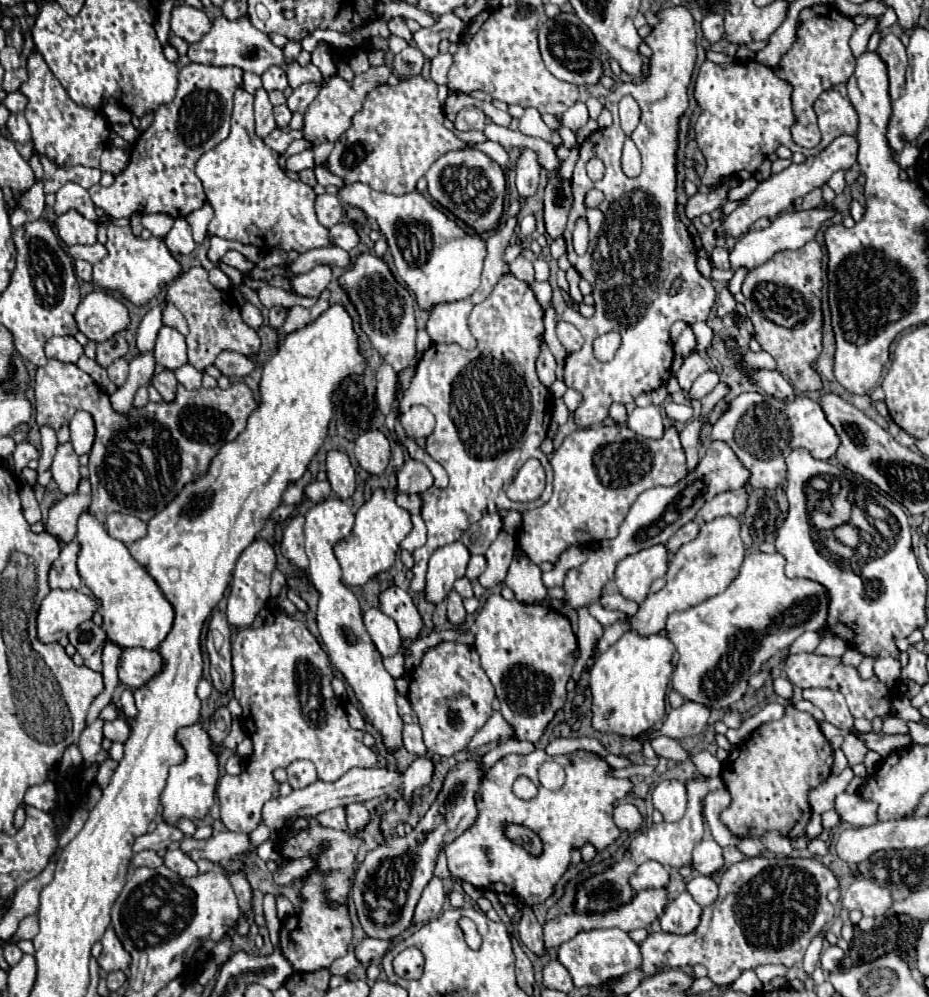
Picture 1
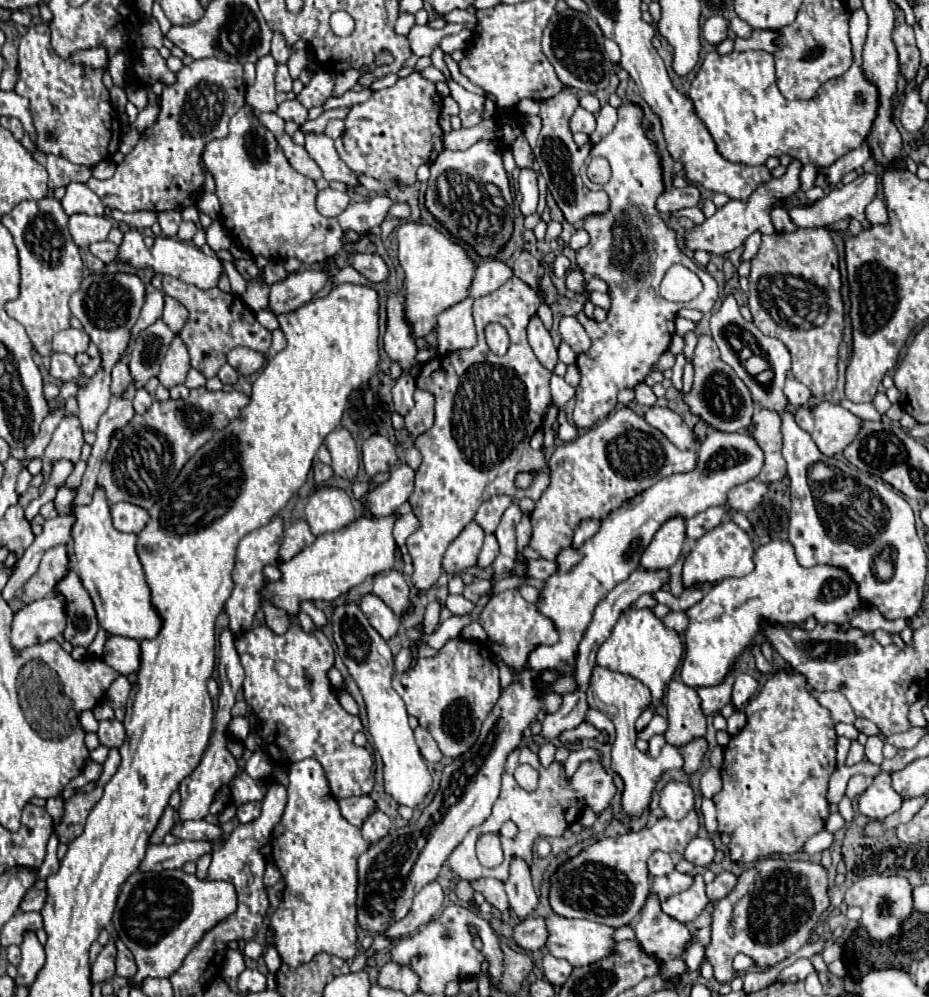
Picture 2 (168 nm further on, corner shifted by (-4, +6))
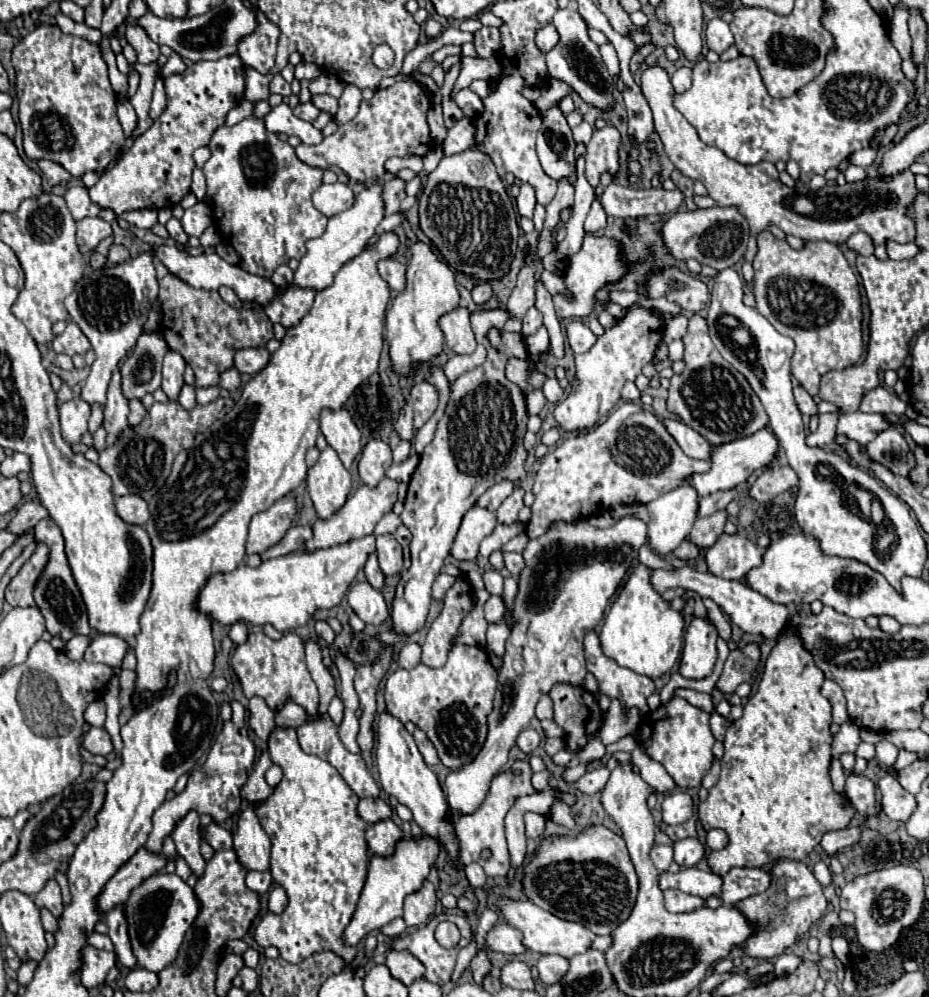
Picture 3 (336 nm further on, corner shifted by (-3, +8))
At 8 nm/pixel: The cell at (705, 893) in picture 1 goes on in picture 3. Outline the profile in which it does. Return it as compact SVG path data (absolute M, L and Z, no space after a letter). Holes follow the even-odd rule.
M730 869L724 875L722 903L736 905L746 897L764 893L770 887L772 875L768 869Z

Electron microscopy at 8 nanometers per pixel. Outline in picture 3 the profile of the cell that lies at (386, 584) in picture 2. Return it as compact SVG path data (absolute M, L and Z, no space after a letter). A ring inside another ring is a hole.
M370 555L370 559L364 565L364 573L366 573L366 579L368 579L368 583L372 587L376 587L376 589L382 589L384 587L386 577L384 577L384 573L378 567L378 557L376 555Z

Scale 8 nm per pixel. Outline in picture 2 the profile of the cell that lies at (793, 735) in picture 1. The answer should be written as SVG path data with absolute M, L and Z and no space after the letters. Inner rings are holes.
M775 673L775 675L765 683L763 691L743 707L743 711L745 711L745 715L747 715L747 725L745 725L735 737L731 737L729 745L725 747L725 761L723 761L723 767L721 767L723 791L713 797L713 803L715 803L715 807L717 807L719 831L731 835L729 849L731 849L731 859L733 859L733 861L751 863L751 861L755 861L755 859L759 859L759 857L767 857L767 855L771 855L771 853L793 855L793 853L801 851L803 843L805 843L811 835L815 835L817 831L823 829L823 825L825 825L825 821L827 821L827 817L829 817L829 803L827 803L825 795L827 795L829 777L831 777L831 773L835 771L835 743L837 743L837 733L835 733L835 727L833 727L835 723L833 723L833 719L831 719L829 709L825 709L823 705L819 705L817 699L807 693L805 677L799 675L799 673Z

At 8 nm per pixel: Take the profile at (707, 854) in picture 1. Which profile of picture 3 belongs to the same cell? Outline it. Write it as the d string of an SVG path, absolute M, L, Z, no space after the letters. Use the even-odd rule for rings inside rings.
M680 839L674 843L674 861L680 867L694 867L704 855L706 849L700 845L698 839Z

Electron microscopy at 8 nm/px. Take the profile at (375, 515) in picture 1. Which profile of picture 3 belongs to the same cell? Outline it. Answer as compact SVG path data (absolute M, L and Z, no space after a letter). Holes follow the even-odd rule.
M366 535L364 539L348 541L330 549L320 549L314 553L296 551L264 561L258 567L240 565L232 573L216 573L200 589L196 609L224 627L244 621L252 625L270 623L280 633L294 631L304 627L316 609L330 609L342 601L358 569L364 567L368 555L376 551L374 541L374 535Z

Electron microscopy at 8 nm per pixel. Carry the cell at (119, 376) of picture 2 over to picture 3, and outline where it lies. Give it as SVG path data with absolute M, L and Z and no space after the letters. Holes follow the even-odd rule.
M120 373L112 375L112 383L108 389L108 401L104 405L104 427L106 427L106 443L114 445L124 427L128 427L128 399L120 391Z

